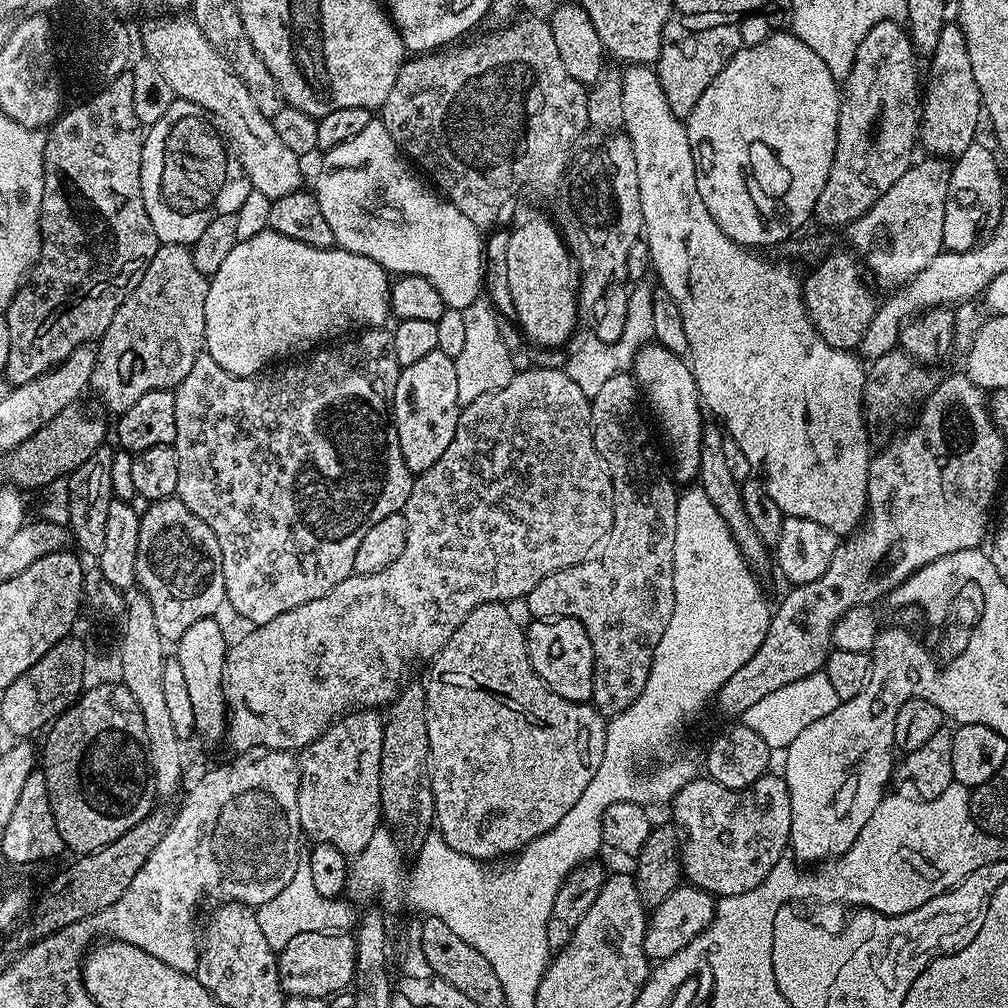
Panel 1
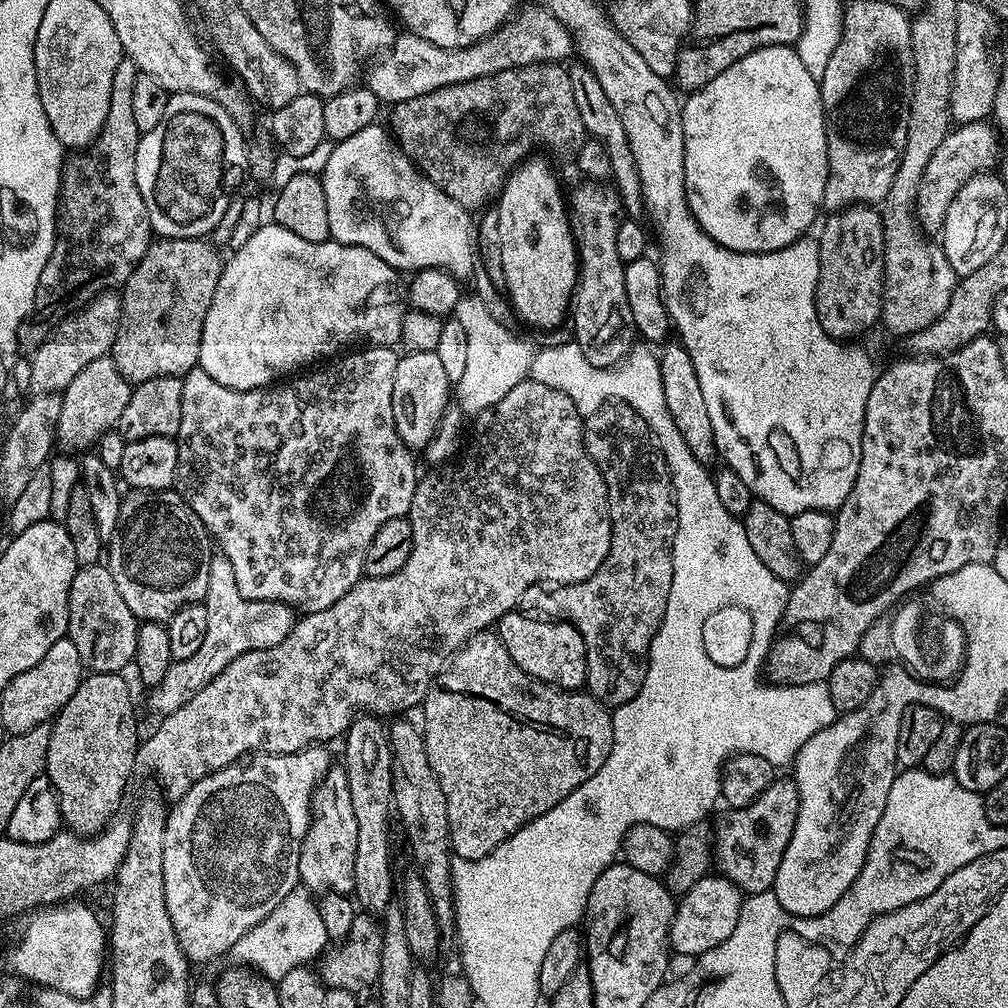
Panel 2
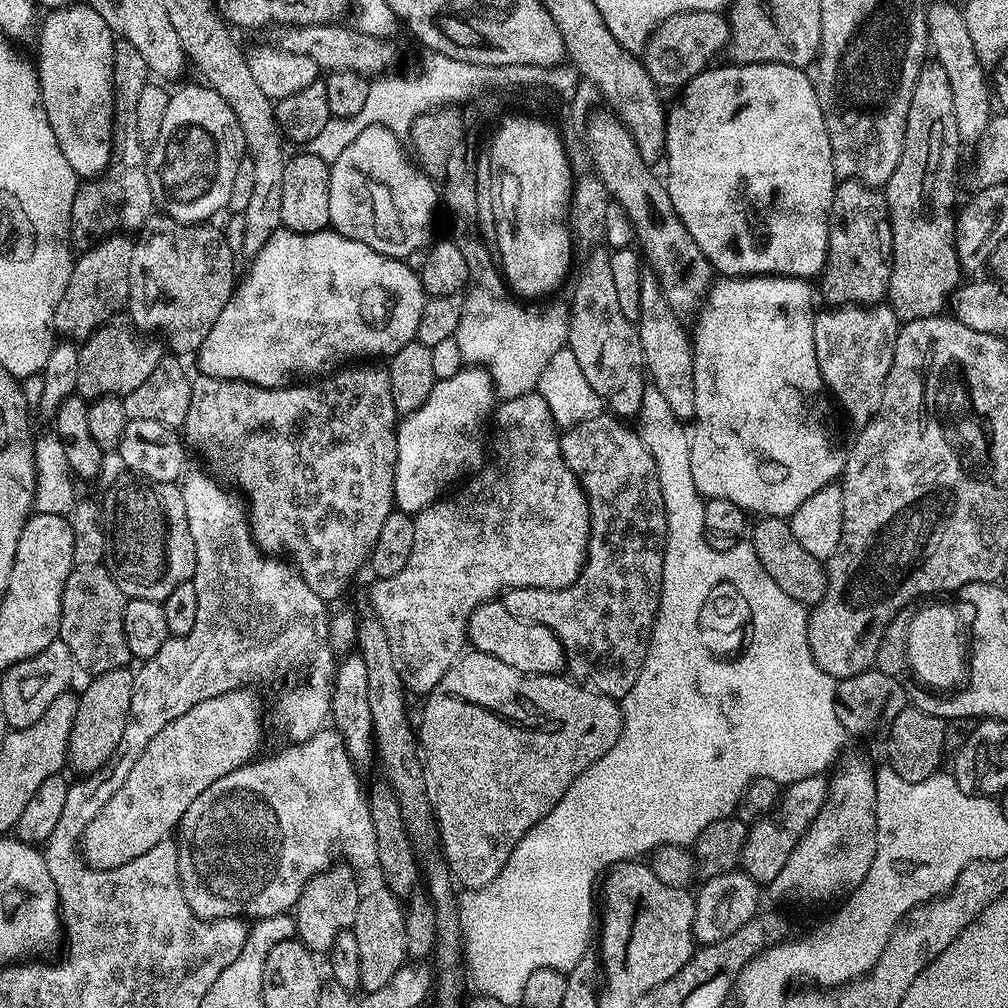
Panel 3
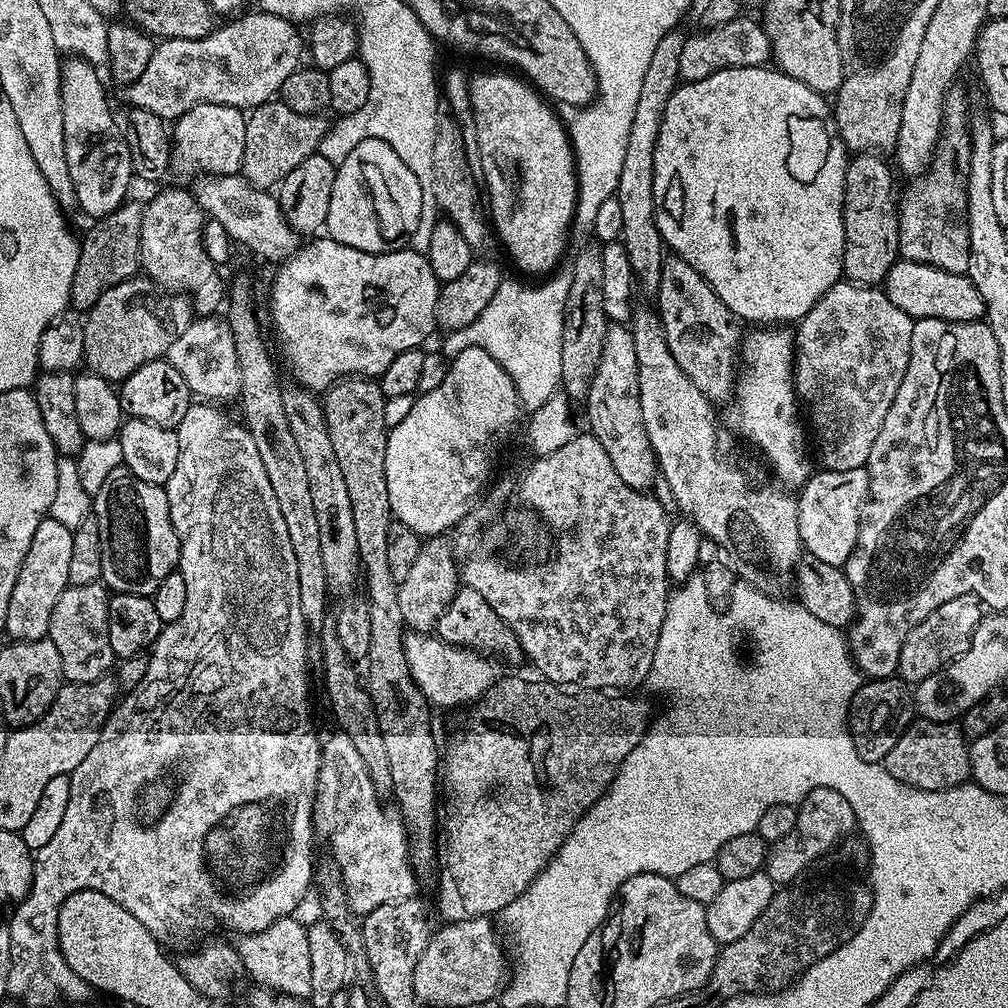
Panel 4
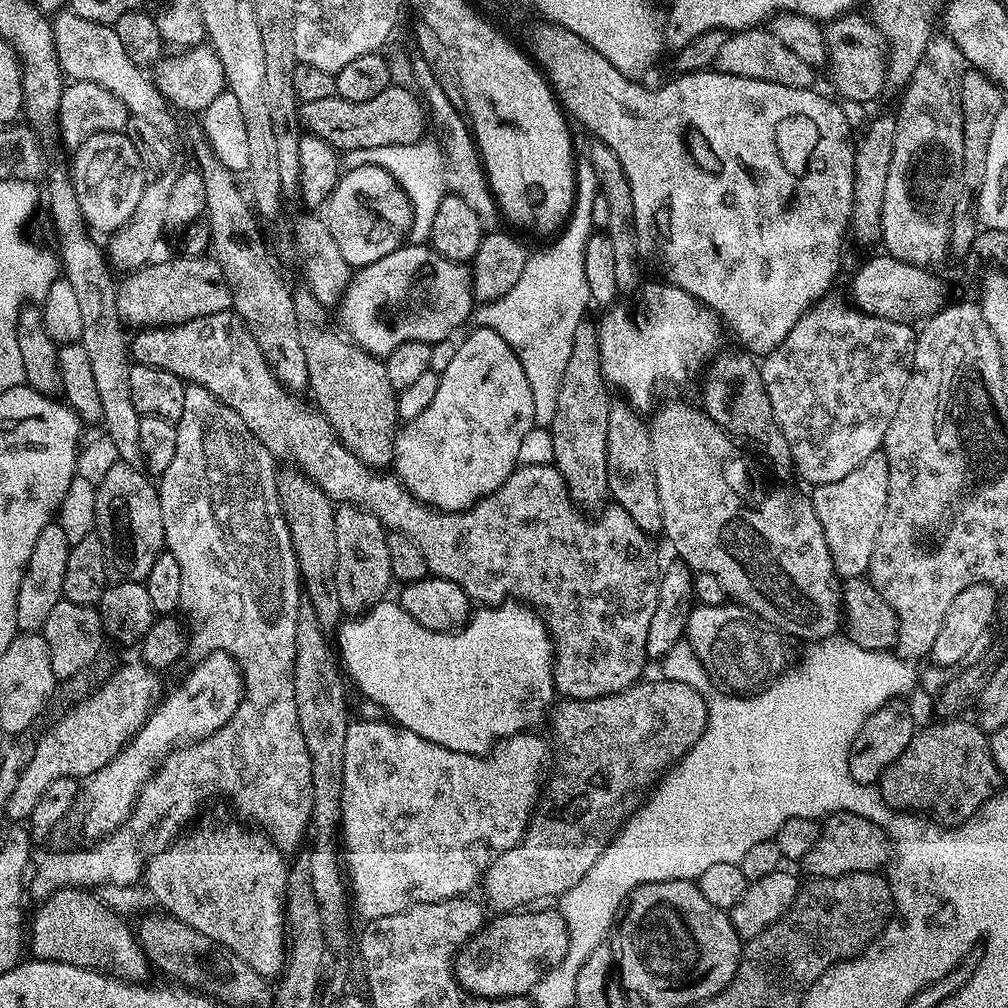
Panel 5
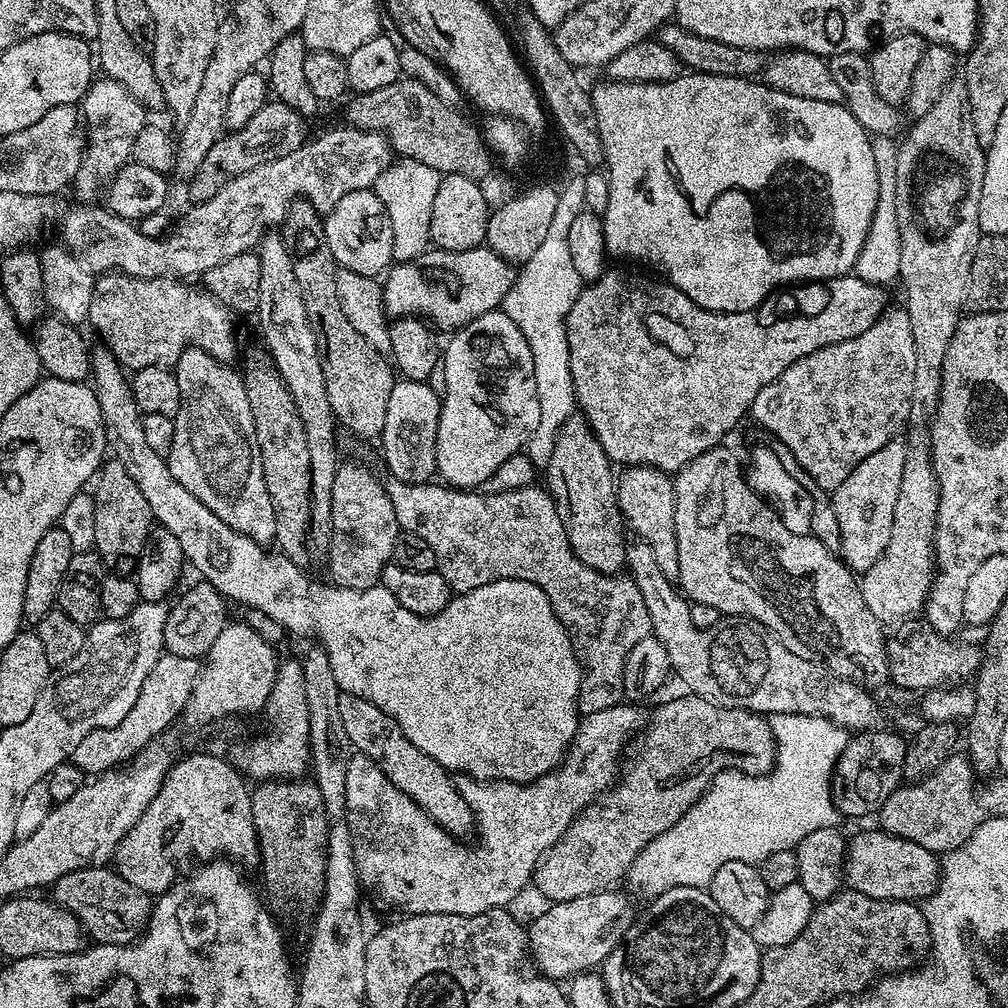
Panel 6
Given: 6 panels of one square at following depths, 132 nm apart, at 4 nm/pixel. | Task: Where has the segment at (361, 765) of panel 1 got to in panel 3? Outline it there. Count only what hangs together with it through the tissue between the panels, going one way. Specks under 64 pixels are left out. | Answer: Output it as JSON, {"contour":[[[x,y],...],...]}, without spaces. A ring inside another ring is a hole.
{"contour":[[[334,866],[312,877],[304,887],[299,902],[296,903],[295,935],[313,954],[331,952],[338,934],[349,931],[356,917],[362,892],[361,889],[356,889],[356,882],[351,876],[353,873],[347,867],[344,868]]]}

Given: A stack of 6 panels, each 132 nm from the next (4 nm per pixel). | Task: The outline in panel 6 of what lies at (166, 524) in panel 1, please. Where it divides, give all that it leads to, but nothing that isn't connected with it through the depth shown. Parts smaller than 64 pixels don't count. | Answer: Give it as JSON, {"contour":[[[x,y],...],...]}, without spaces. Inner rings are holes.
{"contour":[[[109,459],[99,472],[101,482],[94,500],[94,548],[95,551],[100,553],[100,559],[104,561],[109,569],[120,574],[128,574],[135,569],[136,562],[140,559],[142,550],[146,546],[146,538],[152,533],[154,527],[150,502],[146,502],[142,490],[138,490],[138,485],[135,484],[134,478],[130,478],[130,474],[126,474],[126,466],[122,466],[120,460]]]}

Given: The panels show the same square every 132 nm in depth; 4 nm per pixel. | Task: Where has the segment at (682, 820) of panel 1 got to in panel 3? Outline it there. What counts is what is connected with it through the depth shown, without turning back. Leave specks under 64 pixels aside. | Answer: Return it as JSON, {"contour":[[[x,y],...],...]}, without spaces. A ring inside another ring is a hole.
{"contour":[[[823,775],[795,780],[793,784],[783,789],[776,807],[761,816],[748,829],[742,868],[751,880],[755,880],[761,886],[768,886],[774,878],[778,878],[778,874],[782,874],[782,866],[786,866],[786,858],[794,854],[794,846],[804,837],[812,820],[818,818],[827,797],[828,780]]]}

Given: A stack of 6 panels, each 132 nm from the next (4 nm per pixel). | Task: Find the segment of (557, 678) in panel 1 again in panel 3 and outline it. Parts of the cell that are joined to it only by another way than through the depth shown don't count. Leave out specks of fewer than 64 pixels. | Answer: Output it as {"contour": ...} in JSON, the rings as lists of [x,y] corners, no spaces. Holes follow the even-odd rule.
{"contour":[[[499,599],[488,600],[472,611],[468,619],[467,643],[475,651],[493,656],[498,662],[506,662],[514,670],[532,678],[547,678],[563,673],[566,668],[564,647],[553,632],[541,624],[514,618]]]}

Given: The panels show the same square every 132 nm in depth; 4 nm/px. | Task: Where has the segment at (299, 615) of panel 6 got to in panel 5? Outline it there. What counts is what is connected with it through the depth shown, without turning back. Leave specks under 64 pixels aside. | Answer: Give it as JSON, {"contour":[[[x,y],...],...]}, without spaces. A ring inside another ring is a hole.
{"contour":[[[56,172],[52,177],[49,175],[48,196],[46,192],[46,204],[48,200],[48,210],[52,214],[52,220],[56,223],[56,236],[60,239],[58,256],[62,261],[62,272],[68,282],[73,286],[75,295],[79,301],[79,309],[82,310],[82,334],[79,343],[84,345],[86,354],[90,354],[90,366],[94,369],[94,383],[98,386],[98,395],[102,398],[102,428],[106,435],[113,440],[117,447],[117,454],[123,463],[133,466],[141,463],[139,446],[139,422],[141,420],[140,411],[134,406],[134,398],[130,398],[130,340],[124,331],[125,325],[120,319],[116,306],[117,281],[112,281],[112,274],[109,263],[106,261],[105,253],[91,240],[90,229],[84,223],[82,210],[78,206],[78,194],[74,194],[74,186],[69,173]],[[385,598],[367,612],[345,619],[335,629],[334,635],[336,635],[336,640],[334,636],[334,648],[338,653],[343,675],[350,681],[351,687],[353,684],[366,699],[373,700],[382,711],[388,712],[389,721],[395,722],[399,727],[410,730],[446,750],[454,750],[471,756],[485,755],[491,752],[499,741],[507,740],[510,736],[517,736],[519,732],[535,729],[535,724],[540,724],[543,720],[545,723],[558,696],[556,683],[552,677],[552,636],[544,625],[544,621],[536,613],[536,609],[519,600],[506,600],[502,604],[477,607],[463,628],[457,628],[451,632],[435,632],[426,630],[426,626],[414,622],[414,618],[410,618],[410,614],[406,614],[406,610],[402,610],[402,606],[395,599]]]}

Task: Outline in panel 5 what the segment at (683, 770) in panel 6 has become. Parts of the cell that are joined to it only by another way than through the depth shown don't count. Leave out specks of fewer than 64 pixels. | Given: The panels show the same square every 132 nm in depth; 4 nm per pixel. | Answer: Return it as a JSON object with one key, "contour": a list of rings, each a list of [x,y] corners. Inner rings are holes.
{"contour":[[[645,679],[631,688],[602,698],[564,698],[551,709],[551,739],[554,744],[556,739],[560,747],[560,765],[552,781],[550,776],[543,785],[542,795],[532,819],[528,821],[524,837],[513,848],[497,856],[484,873],[482,893],[489,905],[492,903],[501,913],[511,912],[521,906],[535,905],[532,904],[535,900],[544,900],[547,896],[559,898],[566,890],[582,882],[586,870],[598,862],[602,850],[616,835],[620,825],[640,807],[646,790],[655,785],[665,770],[681,760],[698,738],[702,738],[704,729],[708,727],[705,693],[677,680],[659,679]]]}

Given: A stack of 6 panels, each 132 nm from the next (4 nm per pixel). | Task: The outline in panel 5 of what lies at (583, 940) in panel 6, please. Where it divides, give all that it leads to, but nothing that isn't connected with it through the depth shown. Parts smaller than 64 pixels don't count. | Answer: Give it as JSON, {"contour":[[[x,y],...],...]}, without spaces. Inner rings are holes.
{"contour":[[[513,910],[489,919],[480,933],[465,942],[456,954],[454,971],[456,980],[464,991],[473,996],[484,996],[487,1000],[504,1000],[508,996],[527,997],[544,973],[551,972],[562,962],[568,952],[568,927],[564,925],[559,911],[532,912],[536,910]]]}

